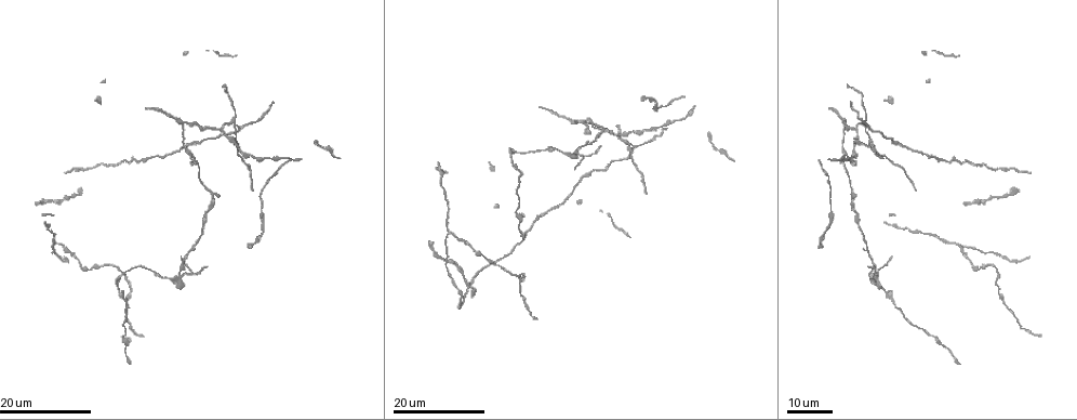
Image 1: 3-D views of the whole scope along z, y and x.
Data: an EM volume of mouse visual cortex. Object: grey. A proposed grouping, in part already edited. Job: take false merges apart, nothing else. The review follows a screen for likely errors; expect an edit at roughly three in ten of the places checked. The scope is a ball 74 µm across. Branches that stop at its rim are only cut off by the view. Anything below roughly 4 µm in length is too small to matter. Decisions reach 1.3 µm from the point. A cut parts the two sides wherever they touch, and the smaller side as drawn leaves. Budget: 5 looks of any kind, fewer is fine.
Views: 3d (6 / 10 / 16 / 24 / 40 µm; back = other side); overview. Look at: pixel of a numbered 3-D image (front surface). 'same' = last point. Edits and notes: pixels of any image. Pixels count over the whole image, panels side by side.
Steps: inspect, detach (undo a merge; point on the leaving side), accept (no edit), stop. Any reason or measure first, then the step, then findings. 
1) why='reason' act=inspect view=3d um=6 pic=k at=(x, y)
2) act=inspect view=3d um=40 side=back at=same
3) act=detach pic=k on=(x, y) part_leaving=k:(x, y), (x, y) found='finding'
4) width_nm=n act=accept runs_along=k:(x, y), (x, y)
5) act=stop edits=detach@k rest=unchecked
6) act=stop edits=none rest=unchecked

act=inspect view=3d um=16 pic=1 at=(952, 242)

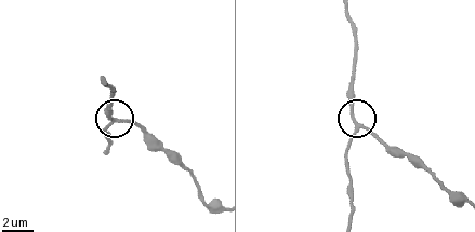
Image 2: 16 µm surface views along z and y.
act=inspect view=3d um=10 pic=2 at=(358, 127)

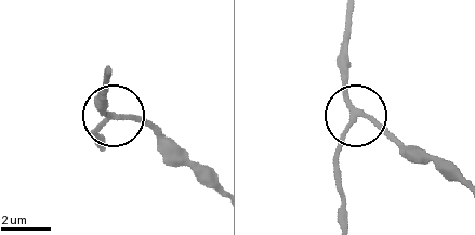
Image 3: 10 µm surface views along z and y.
act=accept found='all the same cell'

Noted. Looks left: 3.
why='three-way junction' act=inspect view=3d um=24 pic=1 at=(182, 276)

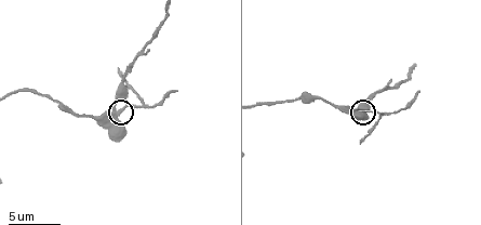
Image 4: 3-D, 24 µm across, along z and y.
act=inspect view=3d um=6 pic=4 at=(119, 112)

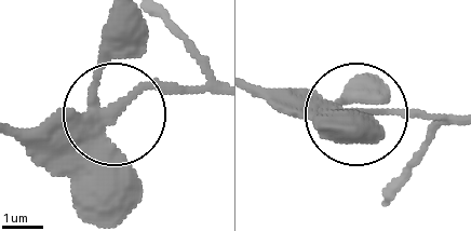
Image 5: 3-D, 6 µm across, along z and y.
act=inspect view=3d um=6 side=back pic=5 at=(115, 111)

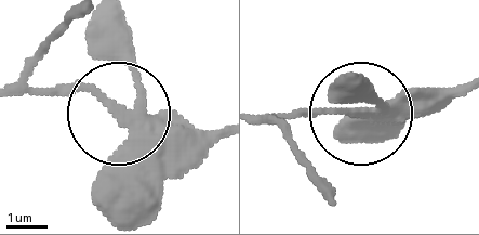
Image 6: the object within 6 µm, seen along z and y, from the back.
act=detach pic=6 on=(191, 161) part_leaving=6:(146, 118), (214, 128) found='two cells meet here'

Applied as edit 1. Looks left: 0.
act=stop edits=detach@6 rest=unchecked

